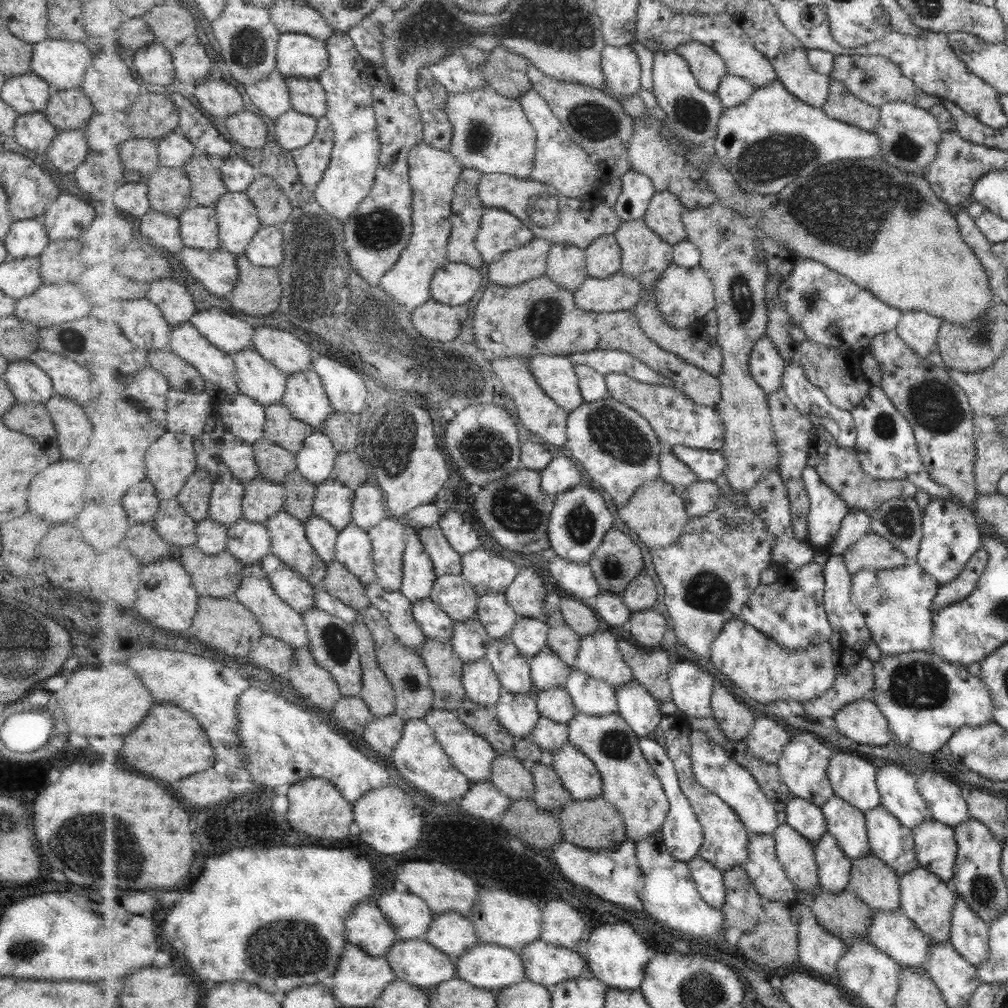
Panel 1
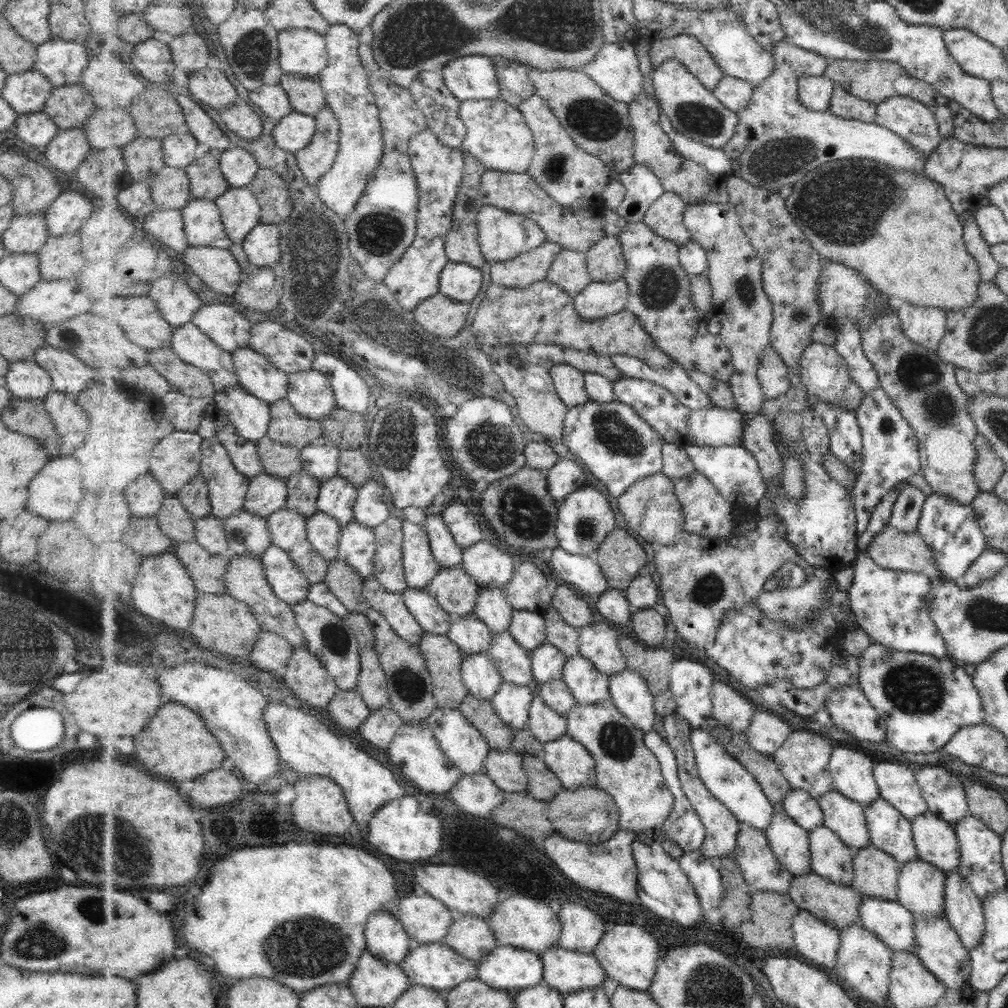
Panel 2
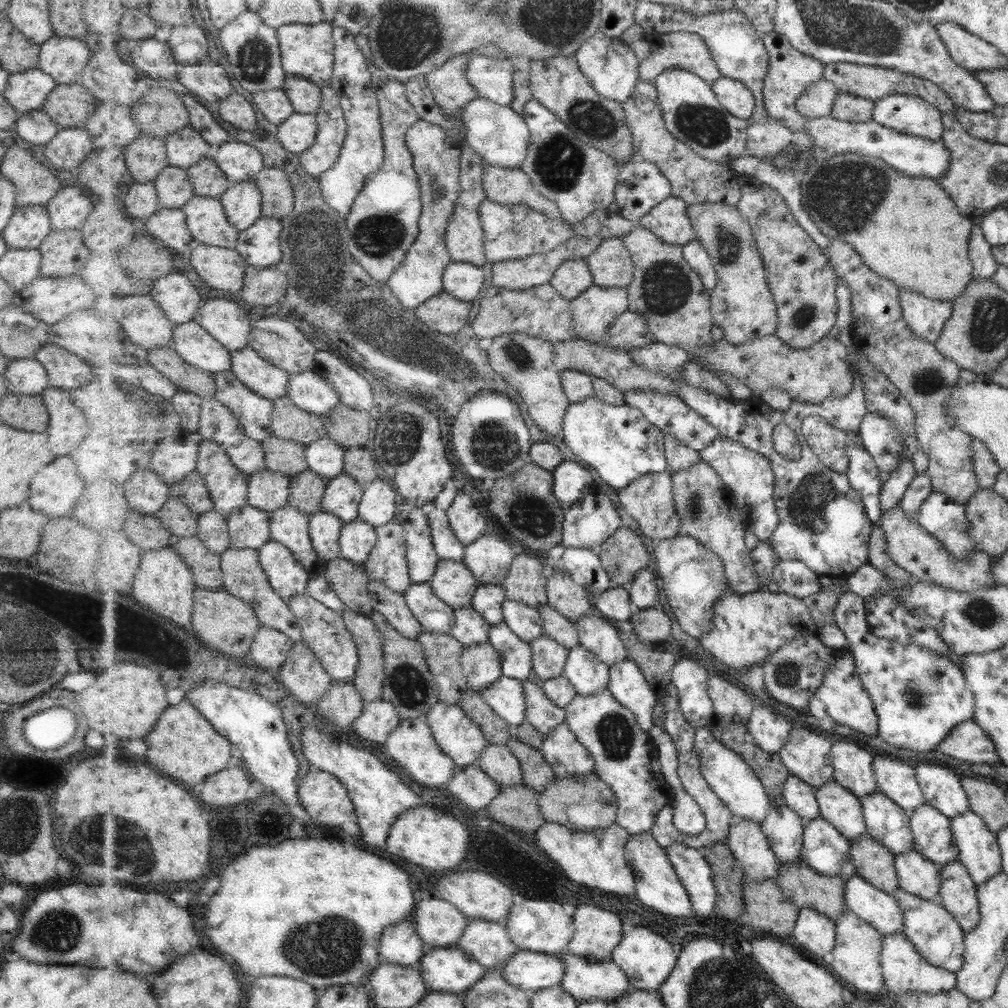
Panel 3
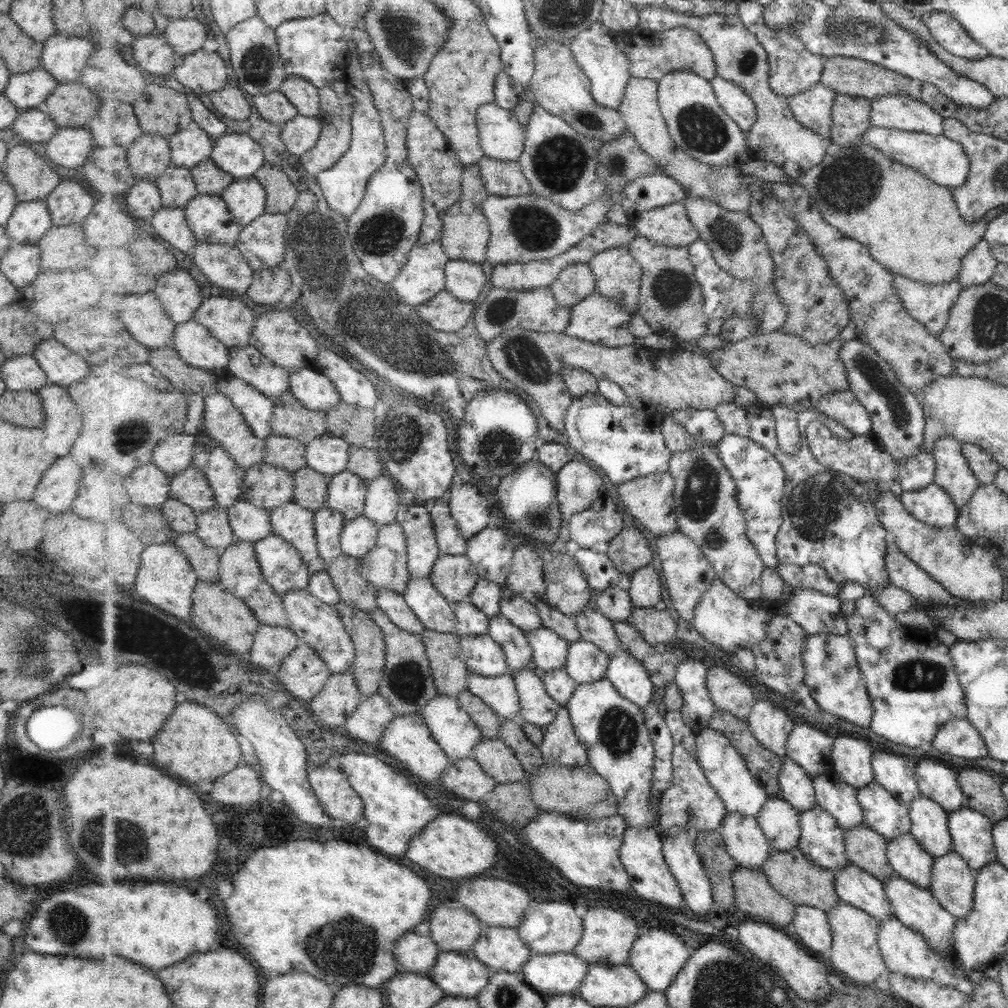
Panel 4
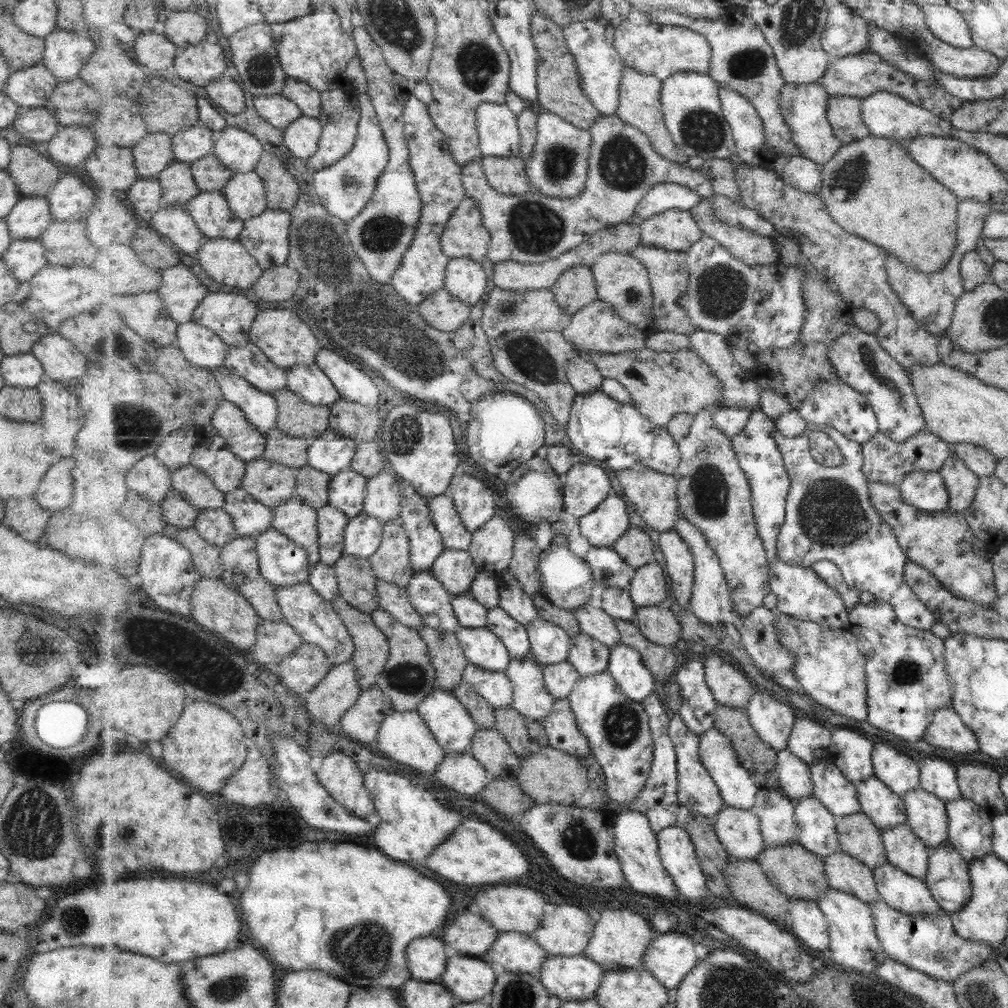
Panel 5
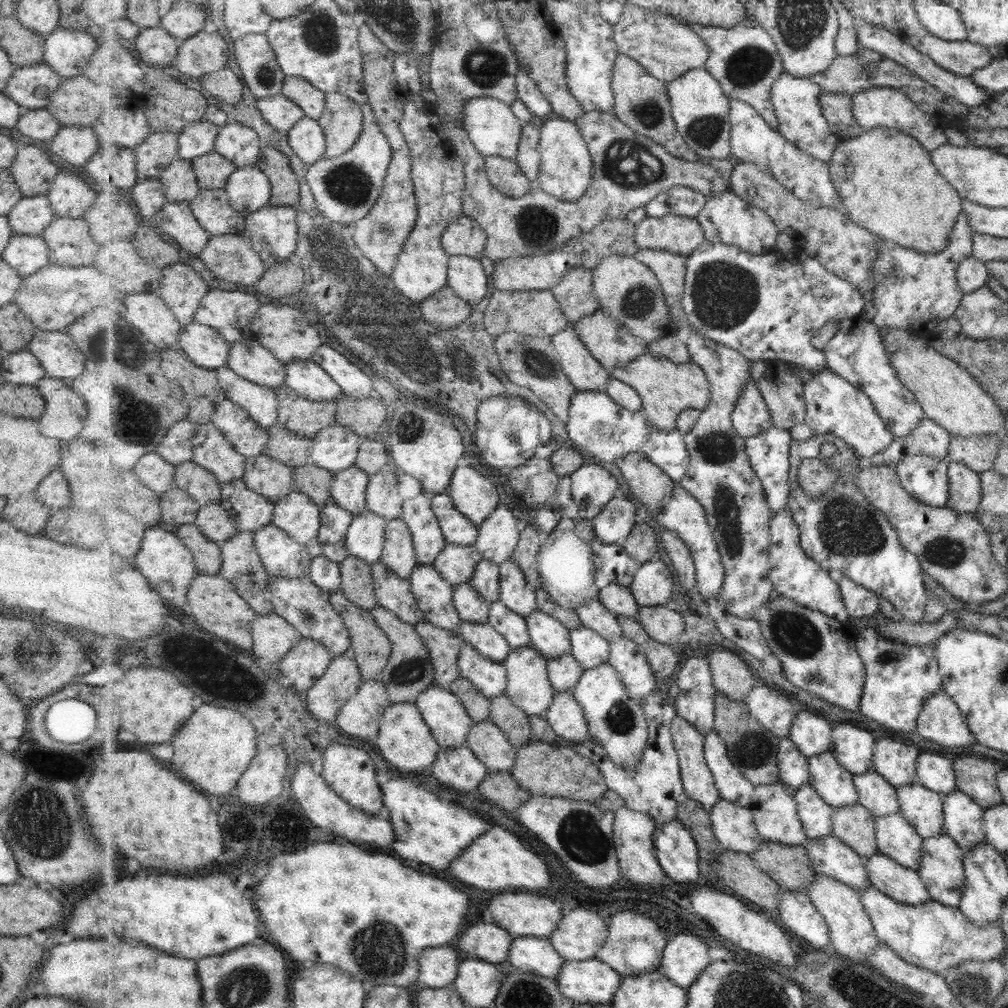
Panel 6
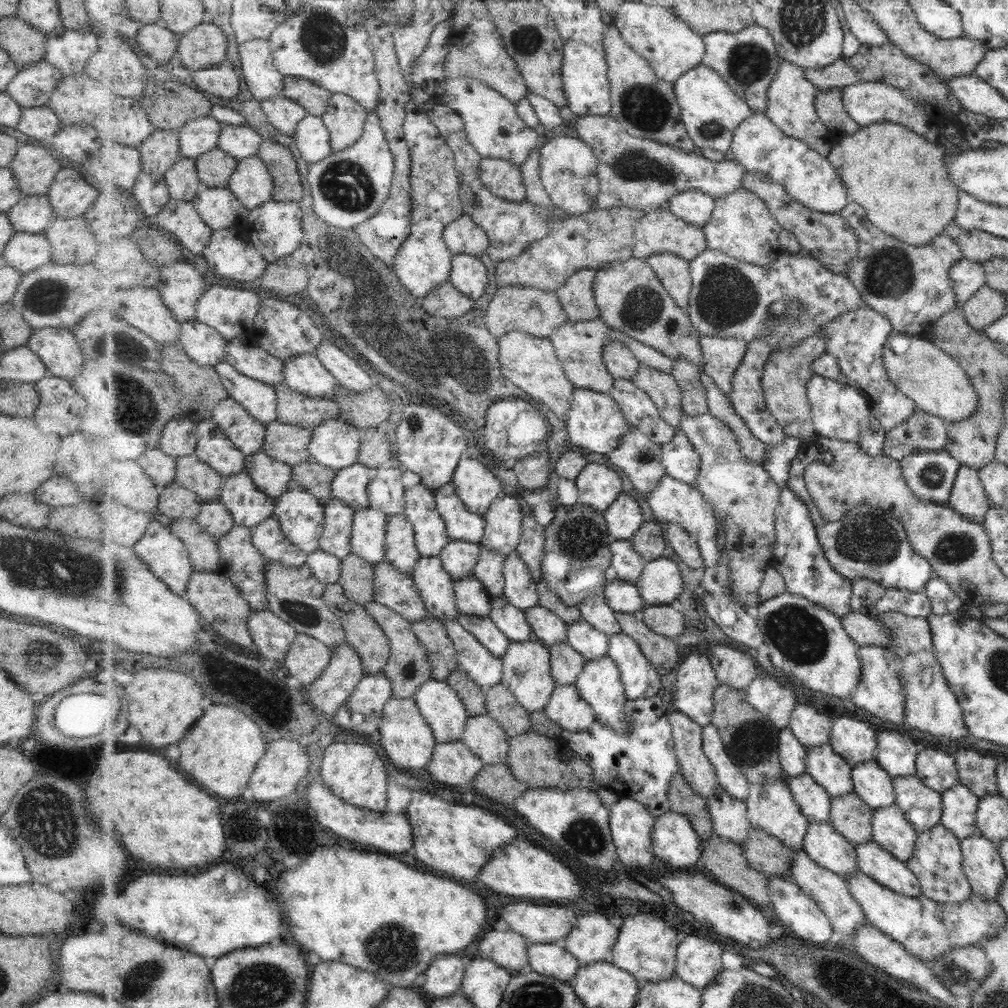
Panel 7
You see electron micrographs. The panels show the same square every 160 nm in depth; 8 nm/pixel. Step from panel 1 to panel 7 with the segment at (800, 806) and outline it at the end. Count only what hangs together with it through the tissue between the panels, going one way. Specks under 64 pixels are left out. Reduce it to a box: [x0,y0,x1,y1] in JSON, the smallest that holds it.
[779,728,809,778]

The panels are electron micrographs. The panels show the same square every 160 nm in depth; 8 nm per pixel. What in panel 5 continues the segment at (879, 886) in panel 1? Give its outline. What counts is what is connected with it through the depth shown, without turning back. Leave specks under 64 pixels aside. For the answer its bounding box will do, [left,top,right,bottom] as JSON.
[837,812,888,870]

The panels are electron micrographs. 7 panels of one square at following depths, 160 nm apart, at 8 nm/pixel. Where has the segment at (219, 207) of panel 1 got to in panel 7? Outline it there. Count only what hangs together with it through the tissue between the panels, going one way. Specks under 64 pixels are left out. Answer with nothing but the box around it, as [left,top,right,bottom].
[228,156,274,210]

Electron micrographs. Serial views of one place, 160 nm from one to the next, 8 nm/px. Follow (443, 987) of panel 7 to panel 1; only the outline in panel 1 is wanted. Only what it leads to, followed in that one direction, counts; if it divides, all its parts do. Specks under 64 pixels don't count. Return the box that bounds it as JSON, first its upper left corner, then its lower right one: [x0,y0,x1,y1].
[346,902,400,957]

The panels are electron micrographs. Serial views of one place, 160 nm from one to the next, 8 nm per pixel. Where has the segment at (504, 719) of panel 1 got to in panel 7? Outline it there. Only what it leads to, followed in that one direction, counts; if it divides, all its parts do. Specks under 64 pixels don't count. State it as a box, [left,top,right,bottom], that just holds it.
[443,619,504,692]

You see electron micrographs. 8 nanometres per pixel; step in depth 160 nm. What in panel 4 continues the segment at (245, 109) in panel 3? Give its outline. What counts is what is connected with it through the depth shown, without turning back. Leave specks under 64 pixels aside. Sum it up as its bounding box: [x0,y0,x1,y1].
[209,84,251,120]

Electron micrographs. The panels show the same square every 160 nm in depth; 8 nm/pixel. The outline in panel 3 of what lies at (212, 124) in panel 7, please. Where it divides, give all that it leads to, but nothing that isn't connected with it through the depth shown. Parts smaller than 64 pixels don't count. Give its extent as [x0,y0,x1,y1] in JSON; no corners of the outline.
[166,125,216,170]

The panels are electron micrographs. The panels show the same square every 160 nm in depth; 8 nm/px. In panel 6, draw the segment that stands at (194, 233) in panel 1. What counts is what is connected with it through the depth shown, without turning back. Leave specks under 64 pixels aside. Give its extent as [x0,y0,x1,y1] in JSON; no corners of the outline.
[190,188,246,236]

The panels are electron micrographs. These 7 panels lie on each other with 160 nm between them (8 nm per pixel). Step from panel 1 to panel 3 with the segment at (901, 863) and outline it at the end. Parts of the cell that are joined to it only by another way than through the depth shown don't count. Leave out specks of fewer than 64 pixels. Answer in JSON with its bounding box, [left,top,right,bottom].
[861,791,913,855]

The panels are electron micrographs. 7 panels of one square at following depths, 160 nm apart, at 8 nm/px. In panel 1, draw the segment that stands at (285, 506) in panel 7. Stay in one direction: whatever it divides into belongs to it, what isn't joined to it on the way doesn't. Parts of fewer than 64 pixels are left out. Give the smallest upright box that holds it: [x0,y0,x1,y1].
[265,510,329,585]

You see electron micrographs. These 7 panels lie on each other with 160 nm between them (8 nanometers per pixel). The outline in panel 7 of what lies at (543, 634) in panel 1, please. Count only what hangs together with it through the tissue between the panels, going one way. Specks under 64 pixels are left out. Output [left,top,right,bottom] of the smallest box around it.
[504,551,538,610]

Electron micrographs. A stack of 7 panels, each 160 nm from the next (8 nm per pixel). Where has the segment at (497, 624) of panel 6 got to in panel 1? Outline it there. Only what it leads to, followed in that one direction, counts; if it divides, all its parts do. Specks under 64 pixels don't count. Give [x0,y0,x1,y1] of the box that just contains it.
[485,636,533,694]

